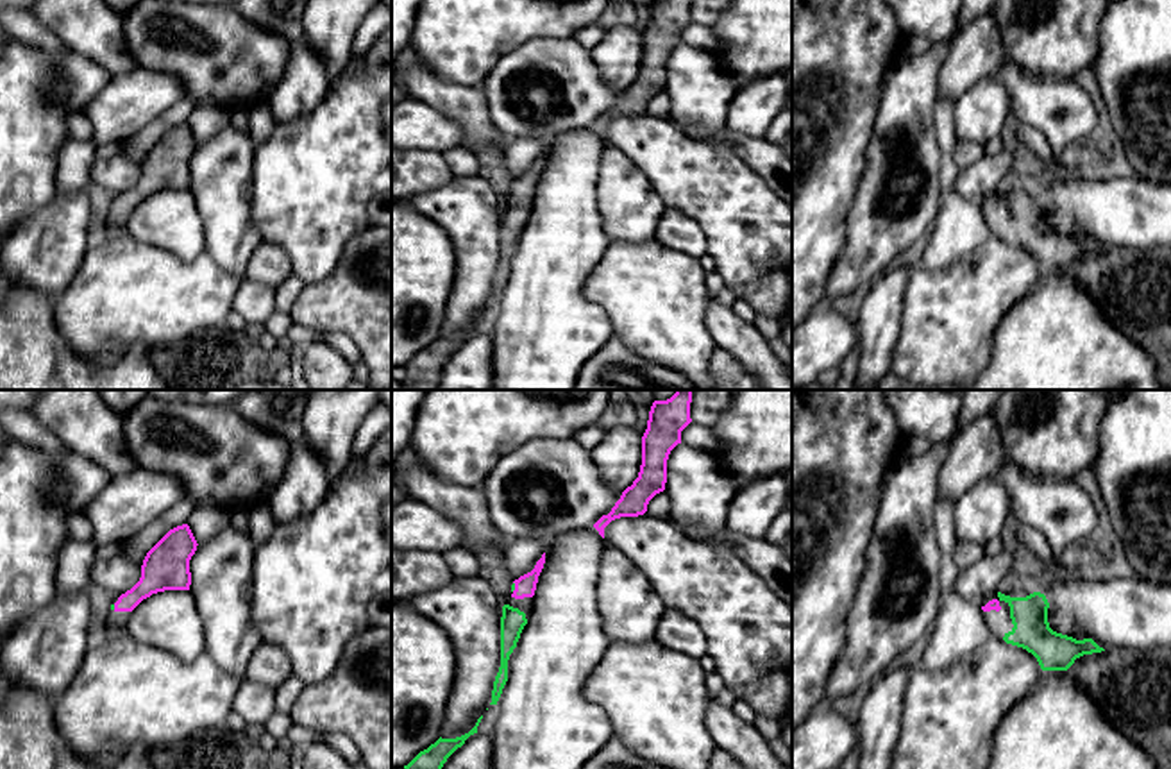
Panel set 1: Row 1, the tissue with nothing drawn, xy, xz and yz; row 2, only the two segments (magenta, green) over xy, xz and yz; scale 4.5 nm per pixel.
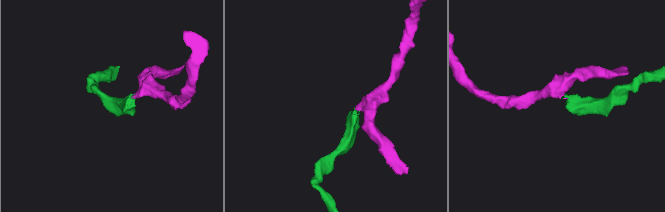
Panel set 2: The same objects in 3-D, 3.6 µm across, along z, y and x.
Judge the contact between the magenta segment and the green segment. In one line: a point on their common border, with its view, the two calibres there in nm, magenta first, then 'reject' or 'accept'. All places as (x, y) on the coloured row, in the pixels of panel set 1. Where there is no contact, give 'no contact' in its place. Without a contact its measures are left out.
xz (515, 587) | 100/20 nm | accept

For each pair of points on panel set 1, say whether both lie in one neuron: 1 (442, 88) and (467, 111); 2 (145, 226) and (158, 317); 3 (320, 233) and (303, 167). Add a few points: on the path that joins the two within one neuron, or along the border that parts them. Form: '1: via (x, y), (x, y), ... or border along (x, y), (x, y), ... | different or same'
1: via (447, 93), (462, 106) | same
2: border along (129, 233), (167, 249), (185, 261) | different
3: via (311, 217), (310, 183) | same

